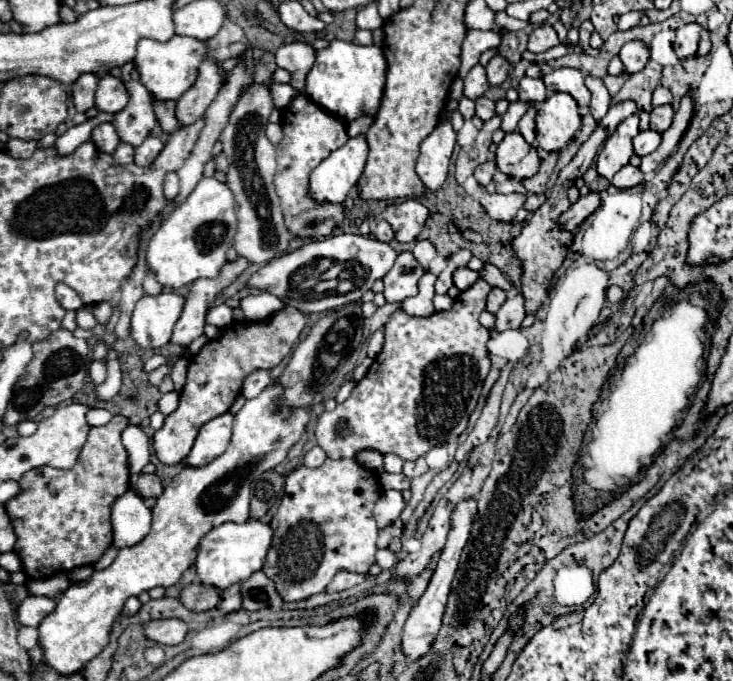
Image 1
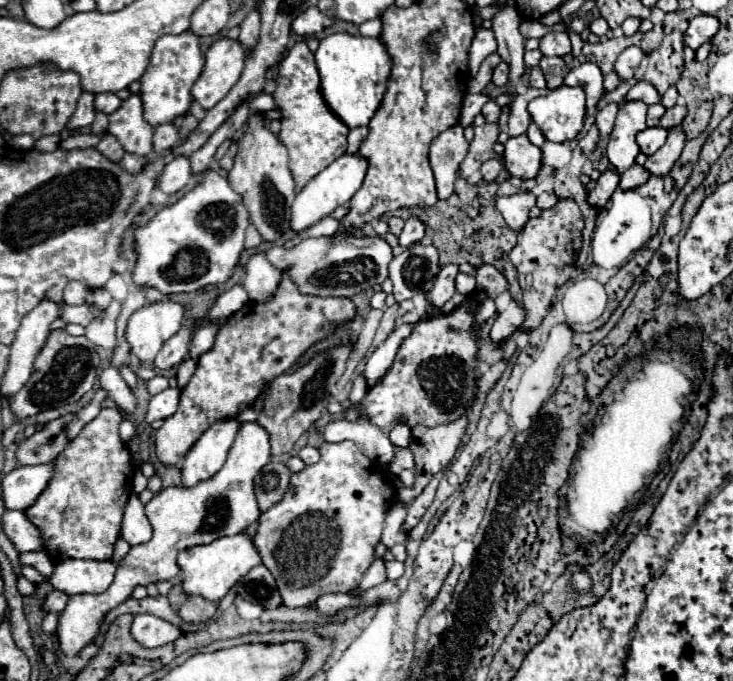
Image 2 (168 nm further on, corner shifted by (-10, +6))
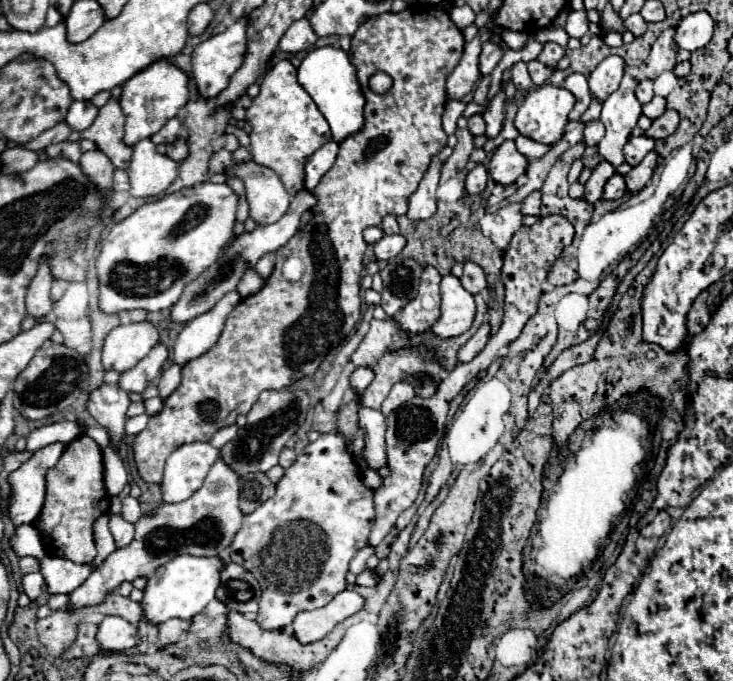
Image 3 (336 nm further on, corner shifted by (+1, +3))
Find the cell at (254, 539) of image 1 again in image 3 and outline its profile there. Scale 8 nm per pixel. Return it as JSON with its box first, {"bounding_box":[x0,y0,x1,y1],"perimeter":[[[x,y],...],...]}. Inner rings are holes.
{"bounding_box":[140,556,224,626],"perimeter":[[[176,556],[172,562],[160,566],[152,578],[148,578],[148,584],[144,588],[144,598],[140,602],[144,618],[150,624],[160,626],[162,622],[170,618],[192,618],[198,614],[208,602],[214,600],[214,592],[220,584],[220,572],[224,564],[220,558],[196,558],[196,556]]]}

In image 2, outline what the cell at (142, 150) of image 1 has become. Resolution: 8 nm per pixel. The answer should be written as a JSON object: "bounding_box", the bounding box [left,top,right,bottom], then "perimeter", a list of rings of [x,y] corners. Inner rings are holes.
{"bounding_box":[153,123,179,153],"perimeter":[[[171,123],[165,125],[157,125],[155,133],[153,133],[153,149],[155,153],[165,153],[167,149],[175,147],[179,143],[179,135],[177,135],[177,127]]]}

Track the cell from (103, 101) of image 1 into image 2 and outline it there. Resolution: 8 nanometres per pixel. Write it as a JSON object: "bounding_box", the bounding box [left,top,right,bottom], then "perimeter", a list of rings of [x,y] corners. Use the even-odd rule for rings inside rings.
{"bounding_box":[95,93,121,113],"perimeter":[[[97,93],[95,95],[95,109],[97,111],[103,111],[103,113],[113,113],[121,107],[121,99],[115,95],[115,93]]]}

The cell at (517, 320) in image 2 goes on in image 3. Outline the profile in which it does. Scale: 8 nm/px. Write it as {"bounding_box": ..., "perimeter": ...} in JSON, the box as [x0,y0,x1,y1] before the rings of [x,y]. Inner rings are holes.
{"bounding_box":[458,324,490,362],"perimeter":[[[482,324],[482,326],[478,328],[478,332],[460,348],[460,352],[458,352],[458,362],[470,362],[470,360],[486,346],[488,338],[490,338],[490,324]]]}

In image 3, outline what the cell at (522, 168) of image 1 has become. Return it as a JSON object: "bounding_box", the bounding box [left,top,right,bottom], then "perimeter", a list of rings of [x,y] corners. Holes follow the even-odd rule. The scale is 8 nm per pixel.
{"bounding_box":[490,140,528,186],"perimeter":[[[506,140],[496,148],[490,160],[490,176],[494,182],[508,186],[514,184],[526,172],[526,166],[528,158],[516,150],[516,144],[512,140]]]}

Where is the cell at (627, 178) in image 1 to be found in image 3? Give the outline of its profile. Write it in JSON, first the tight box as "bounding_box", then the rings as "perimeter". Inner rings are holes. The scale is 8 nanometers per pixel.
{"bounding_box":[602,174,626,200],"perimeter":[[[614,174],[614,176],[608,180],[608,184],[604,186],[604,194],[602,194],[602,198],[604,198],[604,200],[618,200],[618,198],[622,198],[624,194],[626,194],[624,176]]]}

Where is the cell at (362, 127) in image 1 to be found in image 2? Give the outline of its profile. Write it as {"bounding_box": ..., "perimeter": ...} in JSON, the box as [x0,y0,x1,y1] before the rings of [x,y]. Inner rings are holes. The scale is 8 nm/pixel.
{"bounding_box":[347,127,369,153],"perimeter":[[[355,127],[355,129],[351,129],[349,137],[347,137],[347,141],[349,141],[347,153],[355,153],[359,149],[359,145],[365,141],[367,133],[369,133],[369,127]]]}

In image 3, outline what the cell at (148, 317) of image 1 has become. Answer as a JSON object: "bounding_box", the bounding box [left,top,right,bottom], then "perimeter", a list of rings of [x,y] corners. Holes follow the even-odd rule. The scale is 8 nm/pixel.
{"bounding_box":[104,322,158,372],"perimeter":[[[150,322],[116,326],[104,340],[104,370],[126,372],[134,368],[158,344],[158,332]]]}

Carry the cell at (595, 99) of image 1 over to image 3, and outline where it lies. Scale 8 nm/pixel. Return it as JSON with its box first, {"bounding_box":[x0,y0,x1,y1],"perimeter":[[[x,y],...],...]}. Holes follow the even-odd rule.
{"bounding_box":[584,120,604,146],"perimeter":[[[600,120],[586,124],[584,128],[584,144],[586,146],[596,146],[604,138],[604,124]]]}

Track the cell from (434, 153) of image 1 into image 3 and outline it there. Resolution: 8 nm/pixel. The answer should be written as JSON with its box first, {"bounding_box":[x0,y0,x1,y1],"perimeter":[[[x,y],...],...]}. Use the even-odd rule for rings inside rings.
{"bounding_box":[406,148,452,220],"perimeter":[[[444,148],[428,166],[426,176],[422,178],[420,186],[408,200],[408,212],[406,216],[410,220],[426,220],[436,212],[436,188],[438,188],[438,178],[440,178],[440,168],[446,162],[446,158],[452,154],[452,148]]]}

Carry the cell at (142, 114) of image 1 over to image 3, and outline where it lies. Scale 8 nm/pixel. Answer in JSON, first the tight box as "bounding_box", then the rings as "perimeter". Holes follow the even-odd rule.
{"bounding_box":[67,98,132,168],"perimeter":[[[110,98],[100,110],[94,124],[84,132],[72,132],[67,141],[92,140],[110,158],[114,168],[128,168],[132,148],[122,142],[124,138],[124,114],[120,102]]]}

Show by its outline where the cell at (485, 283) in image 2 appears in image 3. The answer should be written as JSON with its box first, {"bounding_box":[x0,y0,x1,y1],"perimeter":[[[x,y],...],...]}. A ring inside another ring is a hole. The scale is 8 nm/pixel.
{"bounding_box":[460,262,488,294],"perimeter":[[[464,262],[464,274],[462,274],[460,282],[470,294],[480,294],[488,286],[482,268],[474,262]]]}

